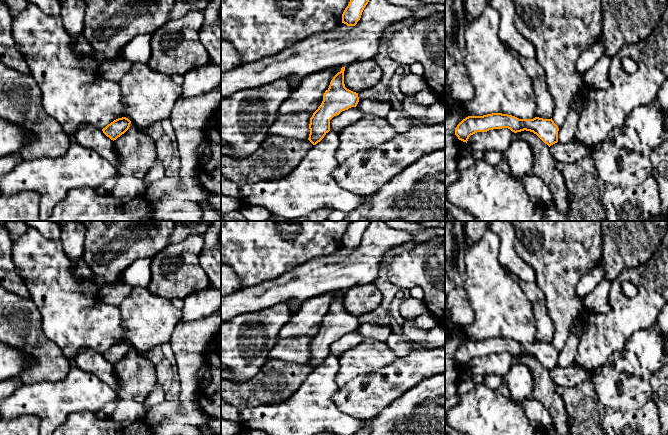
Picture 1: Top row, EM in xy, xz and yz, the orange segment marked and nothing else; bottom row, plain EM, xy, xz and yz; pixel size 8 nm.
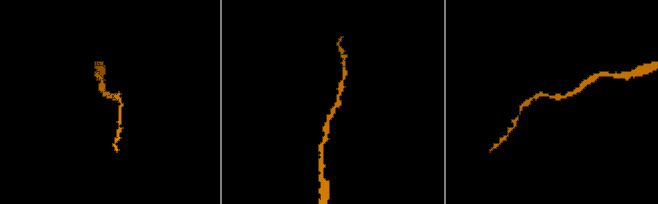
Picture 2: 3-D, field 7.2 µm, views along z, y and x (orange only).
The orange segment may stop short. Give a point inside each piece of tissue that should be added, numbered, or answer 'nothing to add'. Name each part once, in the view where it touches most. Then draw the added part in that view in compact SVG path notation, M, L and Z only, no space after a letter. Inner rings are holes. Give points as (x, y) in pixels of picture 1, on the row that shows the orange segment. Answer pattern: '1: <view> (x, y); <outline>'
nothing to add

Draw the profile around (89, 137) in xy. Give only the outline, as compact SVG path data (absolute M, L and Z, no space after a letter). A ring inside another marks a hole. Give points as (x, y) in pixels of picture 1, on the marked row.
M85 125L80 127L71 139L81 146L97 152L115 166L121 162L121 158L114 147L114 141L107 137L102 129Z

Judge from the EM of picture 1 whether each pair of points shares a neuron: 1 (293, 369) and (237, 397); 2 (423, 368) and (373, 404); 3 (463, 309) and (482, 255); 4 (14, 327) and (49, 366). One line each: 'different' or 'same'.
1: same
2: same
3: different
4: same

